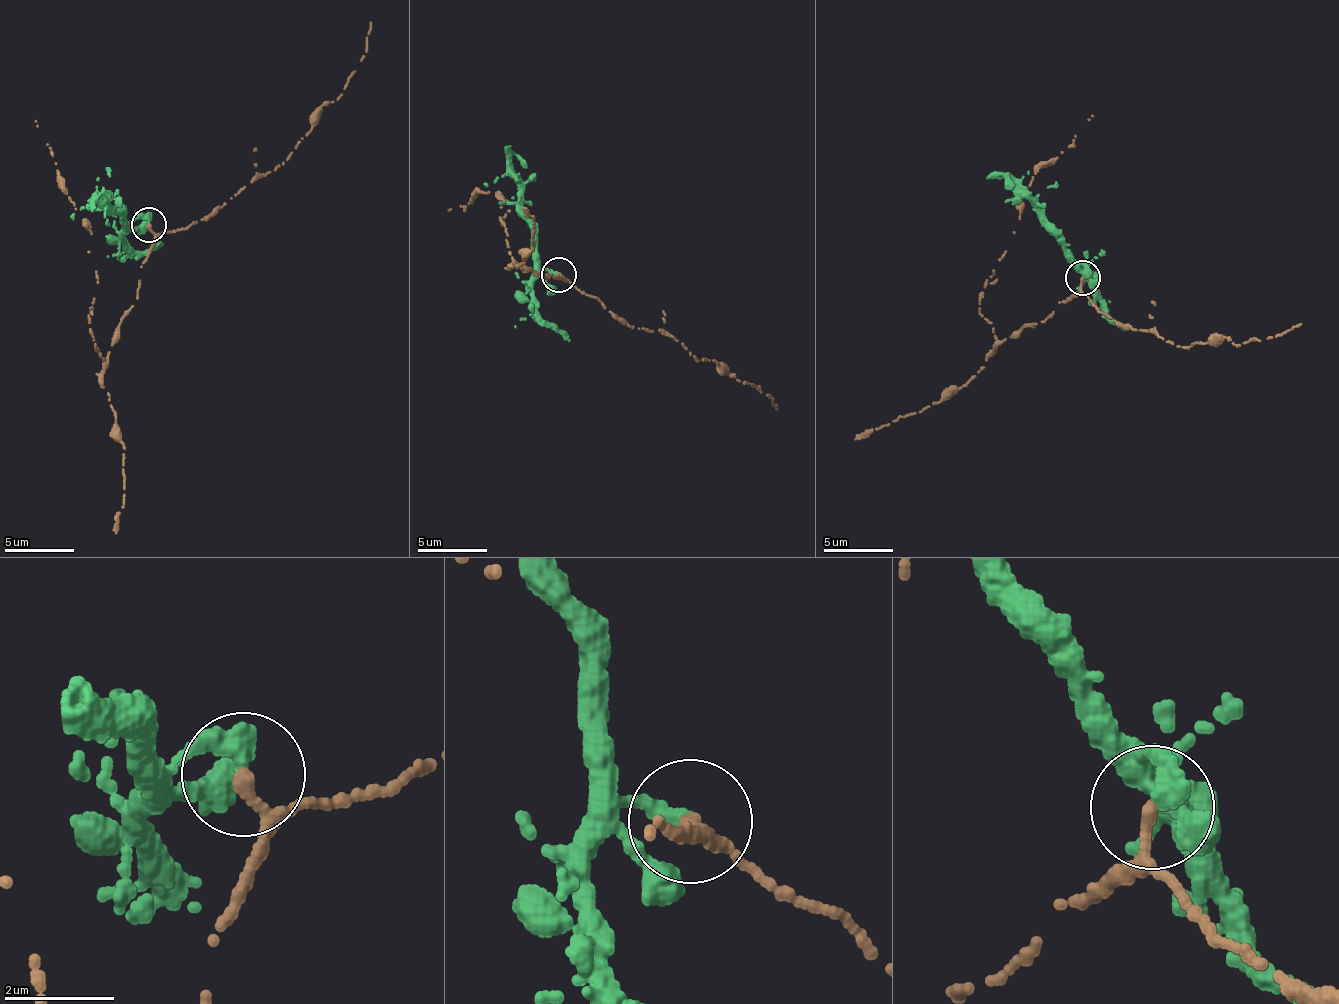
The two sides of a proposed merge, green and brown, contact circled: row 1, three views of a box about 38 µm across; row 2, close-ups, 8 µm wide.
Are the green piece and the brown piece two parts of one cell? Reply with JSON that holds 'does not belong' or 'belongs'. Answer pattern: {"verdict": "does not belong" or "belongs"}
{"verdict": "belongs"}

